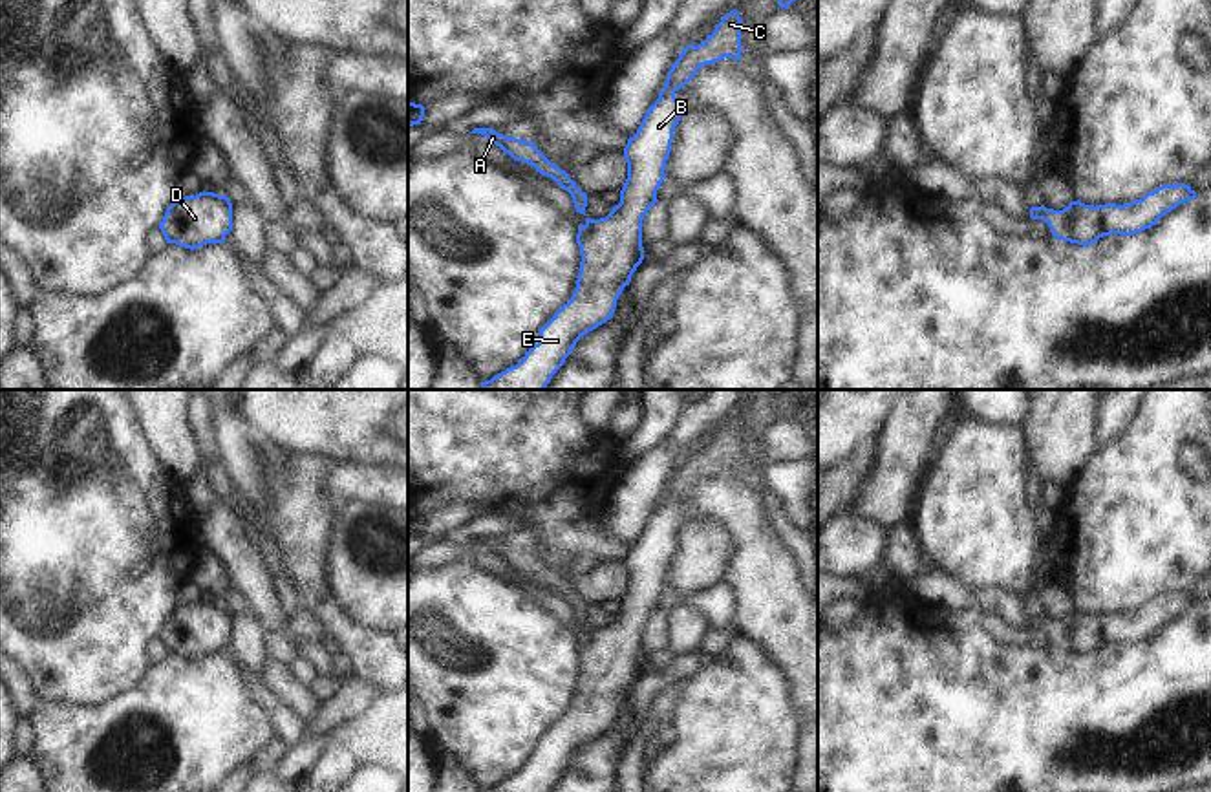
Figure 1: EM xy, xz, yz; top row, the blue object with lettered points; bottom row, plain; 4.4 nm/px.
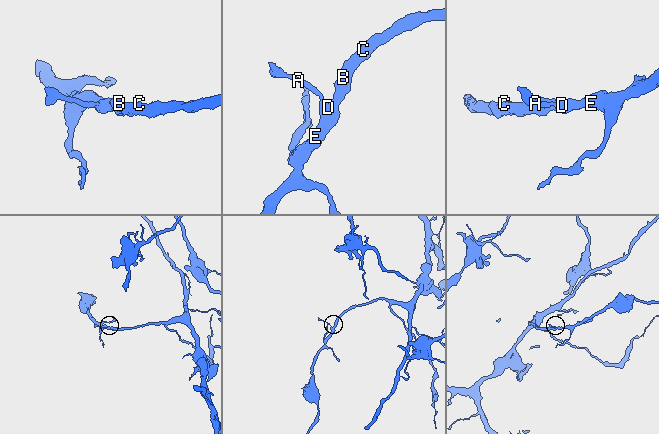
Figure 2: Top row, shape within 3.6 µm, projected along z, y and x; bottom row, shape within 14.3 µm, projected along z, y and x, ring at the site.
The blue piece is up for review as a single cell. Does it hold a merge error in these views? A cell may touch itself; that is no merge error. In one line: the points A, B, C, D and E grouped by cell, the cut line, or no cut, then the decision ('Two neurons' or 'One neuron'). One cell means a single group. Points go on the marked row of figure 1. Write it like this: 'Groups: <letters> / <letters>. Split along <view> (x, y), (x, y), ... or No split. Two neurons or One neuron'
Groups: A B C D E. No split. One neuron

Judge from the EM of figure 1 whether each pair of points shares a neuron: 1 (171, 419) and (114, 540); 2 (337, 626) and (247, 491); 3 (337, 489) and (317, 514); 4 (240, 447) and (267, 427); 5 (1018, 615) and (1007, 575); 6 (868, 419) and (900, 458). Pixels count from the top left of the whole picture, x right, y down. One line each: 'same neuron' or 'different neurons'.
1: different neurons
2: different neurons
3: different neurons
4: different neurons
5: different neurons
6: different neurons

